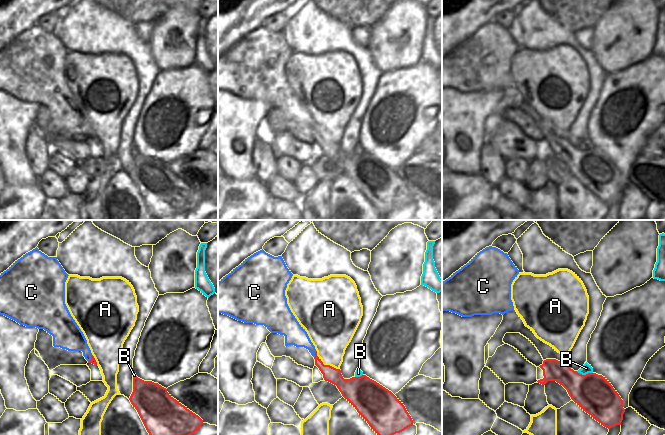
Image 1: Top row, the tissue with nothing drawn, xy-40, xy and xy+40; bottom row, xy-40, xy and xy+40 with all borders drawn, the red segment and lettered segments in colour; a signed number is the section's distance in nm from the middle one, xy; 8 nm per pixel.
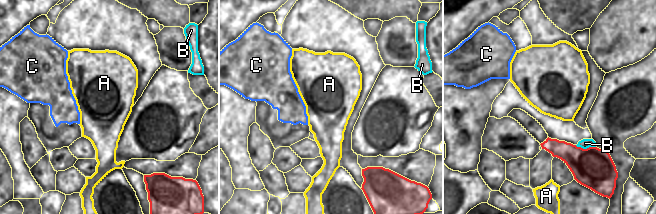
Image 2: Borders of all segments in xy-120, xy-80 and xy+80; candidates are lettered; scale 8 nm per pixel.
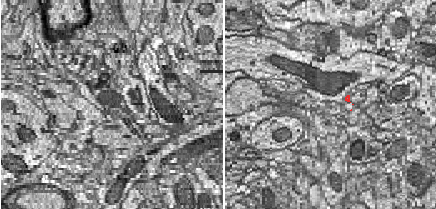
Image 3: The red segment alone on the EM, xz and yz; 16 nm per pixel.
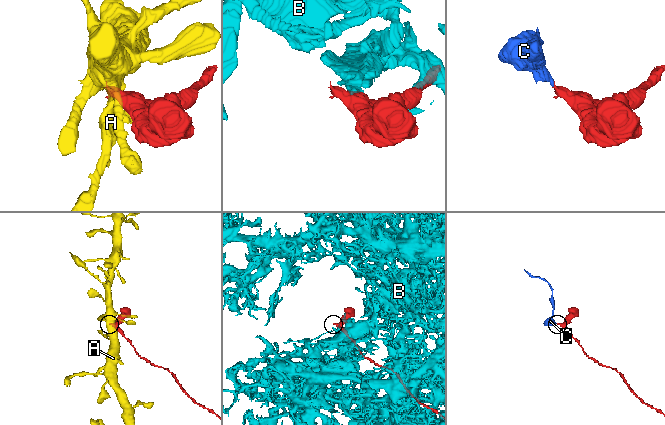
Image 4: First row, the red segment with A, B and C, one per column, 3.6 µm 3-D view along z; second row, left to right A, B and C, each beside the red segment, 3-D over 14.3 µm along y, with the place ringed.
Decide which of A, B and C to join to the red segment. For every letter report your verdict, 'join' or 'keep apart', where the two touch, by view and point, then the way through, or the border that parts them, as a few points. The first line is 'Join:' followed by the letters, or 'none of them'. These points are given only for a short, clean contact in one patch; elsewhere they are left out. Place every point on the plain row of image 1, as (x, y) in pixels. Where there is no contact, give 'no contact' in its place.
Join: C
A: keep apart | xy (323, 140) | along xy (315, 126), (318, 134), (324, 140), (329, 140), (338, 145)
B: keep apart | xy+40 (584, 151)
C: join | xy (315, 130)

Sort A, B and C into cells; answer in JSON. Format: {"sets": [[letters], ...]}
{"sets": [["A"], ["B"], ["C"]]}

